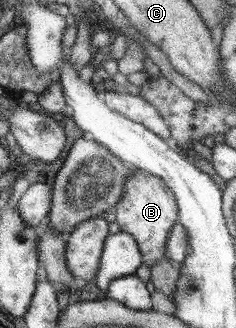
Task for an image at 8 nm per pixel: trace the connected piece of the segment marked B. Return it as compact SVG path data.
M136 169L126 178L124 194L116 204L115 222L121 232L129 233L143 254L143 265L151 266L154 262L165 259L165 243L172 227L178 220L178 206L175 194L160 178Z

